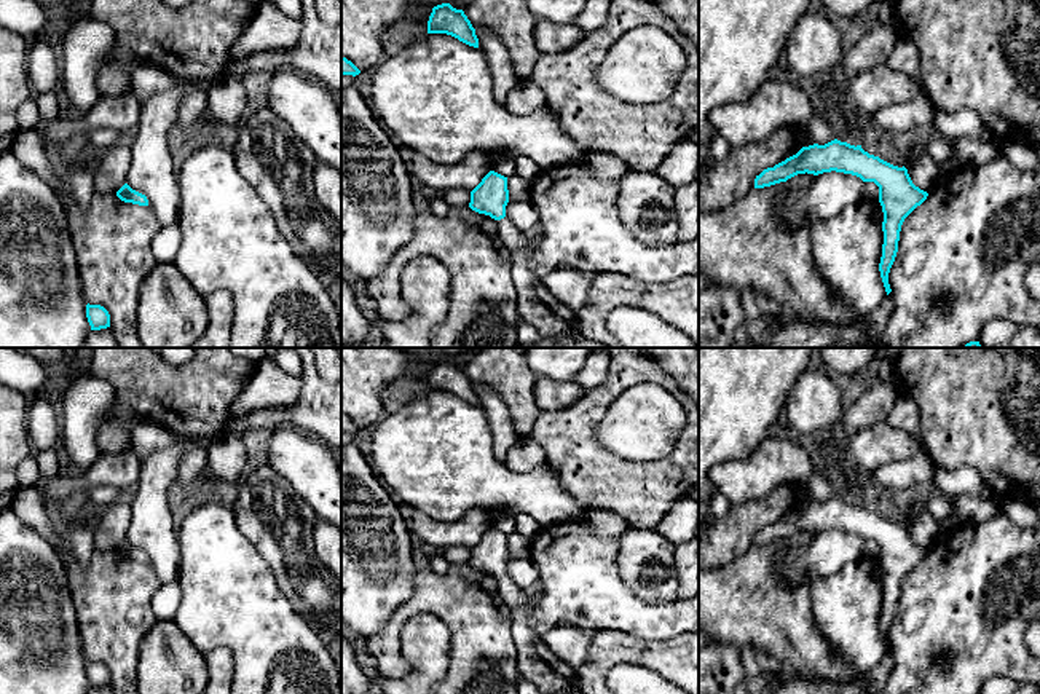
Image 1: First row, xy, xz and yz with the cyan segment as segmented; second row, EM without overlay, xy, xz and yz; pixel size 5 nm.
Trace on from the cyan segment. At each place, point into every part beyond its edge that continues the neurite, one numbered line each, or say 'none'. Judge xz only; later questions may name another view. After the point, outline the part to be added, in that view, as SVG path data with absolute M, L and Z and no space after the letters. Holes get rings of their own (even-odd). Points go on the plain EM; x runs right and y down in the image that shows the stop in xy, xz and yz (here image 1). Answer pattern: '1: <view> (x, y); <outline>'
1: xz (512, 595); M506 574L498 578L499 593L509 608L523 606L530 592L518 589Z

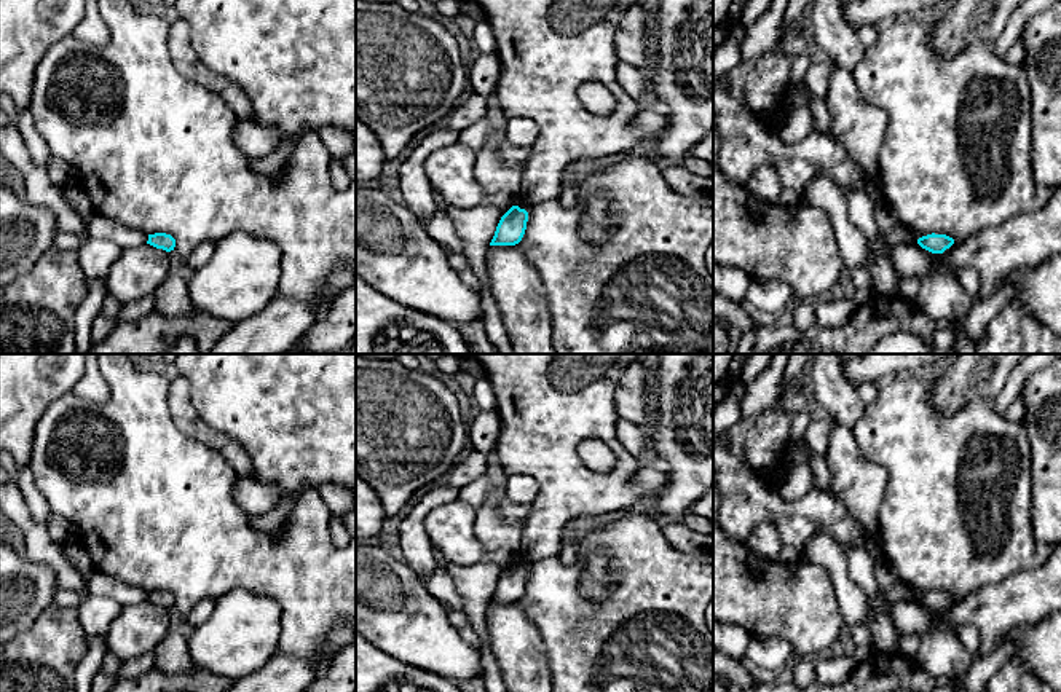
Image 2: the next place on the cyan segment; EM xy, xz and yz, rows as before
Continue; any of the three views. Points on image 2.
none

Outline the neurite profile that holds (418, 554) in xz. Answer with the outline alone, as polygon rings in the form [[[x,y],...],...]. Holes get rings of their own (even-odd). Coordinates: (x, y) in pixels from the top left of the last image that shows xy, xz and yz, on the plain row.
[[[444,485],[428,493],[399,526],[399,545],[404,561],[418,574],[420,580],[439,568],[436,552],[428,537],[424,523],[428,515],[448,502],[456,501],[460,490]]]

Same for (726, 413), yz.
[[[731,391],[721,402],[713,405],[713,437],[728,432],[740,421],[740,402]]]

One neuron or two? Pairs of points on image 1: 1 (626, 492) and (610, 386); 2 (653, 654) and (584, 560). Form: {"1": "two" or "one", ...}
{"1": "one", "2": "two"}

